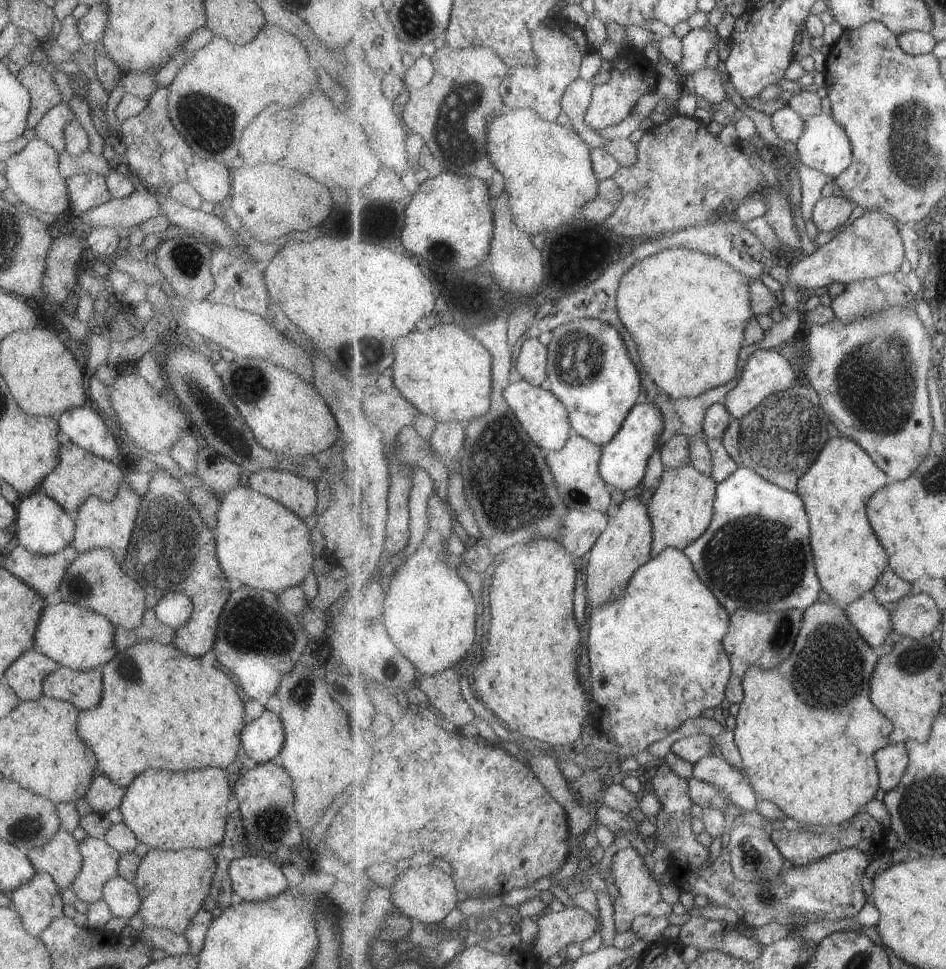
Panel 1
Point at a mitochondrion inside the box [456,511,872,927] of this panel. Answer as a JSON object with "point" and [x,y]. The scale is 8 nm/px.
{"point":[765,563]}

